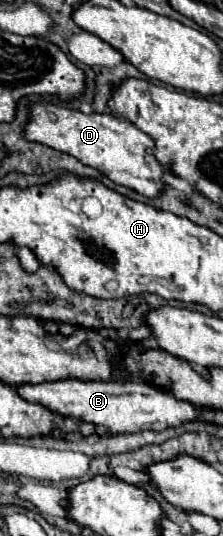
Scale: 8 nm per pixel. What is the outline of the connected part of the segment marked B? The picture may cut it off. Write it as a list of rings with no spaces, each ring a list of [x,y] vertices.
[[[61,379],[47,381],[37,385],[19,385],[19,397],[31,403],[39,403],[47,407],[55,415],[71,417],[77,421],[93,423],[97,431],[115,435],[115,433],[137,433],[137,431],[161,431],[167,427],[177,427],[185,421],[195,421],[197,413],[205,409],[197,409],[187,401],[179,401],[173,393],[159,389],[141,381],[79,381],[79,379]]]

